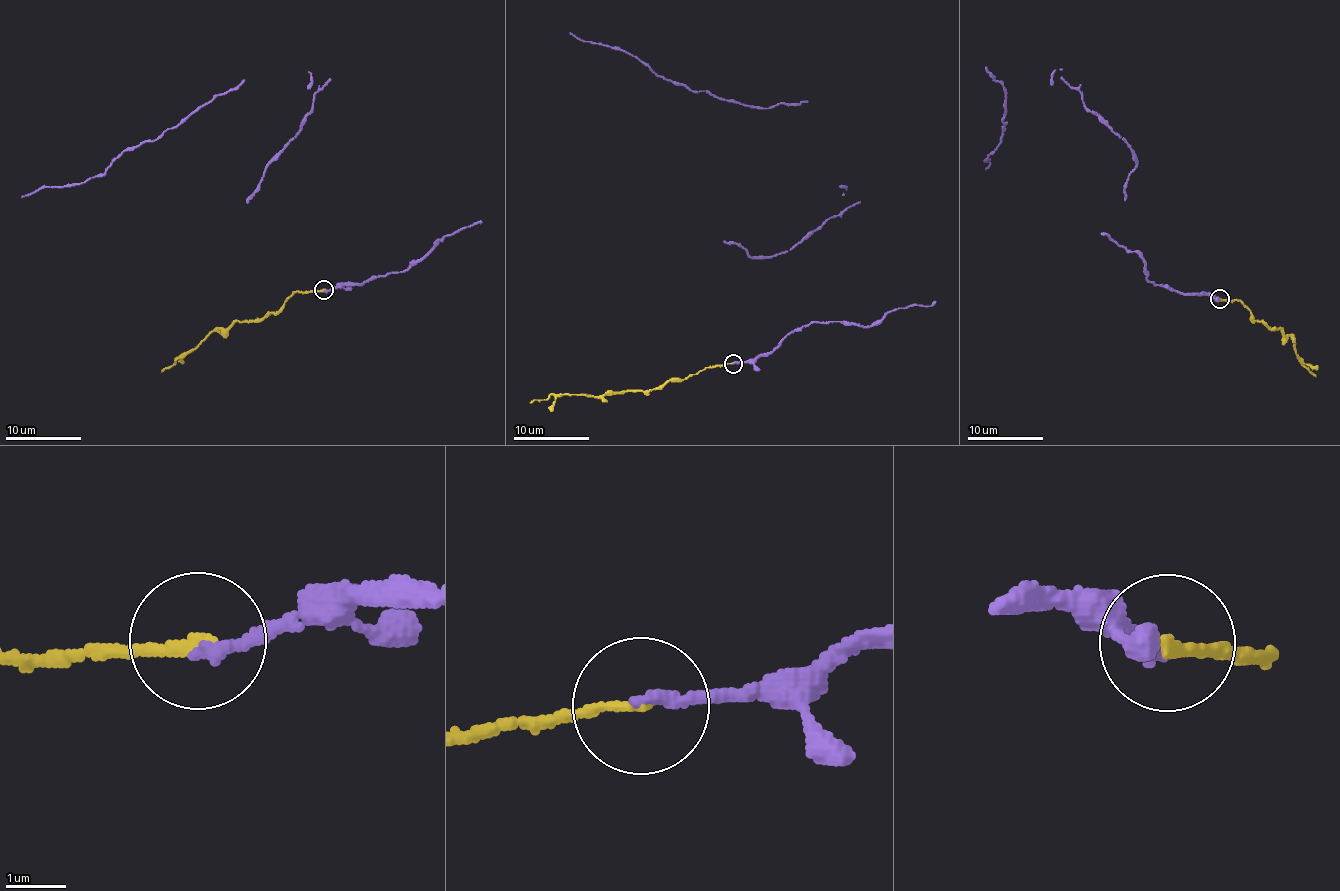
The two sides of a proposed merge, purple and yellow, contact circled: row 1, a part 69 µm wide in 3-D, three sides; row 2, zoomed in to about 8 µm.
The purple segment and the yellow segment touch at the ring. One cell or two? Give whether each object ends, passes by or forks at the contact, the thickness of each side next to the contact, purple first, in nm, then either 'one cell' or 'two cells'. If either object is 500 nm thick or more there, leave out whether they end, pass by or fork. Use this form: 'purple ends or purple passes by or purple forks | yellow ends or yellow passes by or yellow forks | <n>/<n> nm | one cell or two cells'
purple ends | yellow ends | 200/180 nm | one cell

